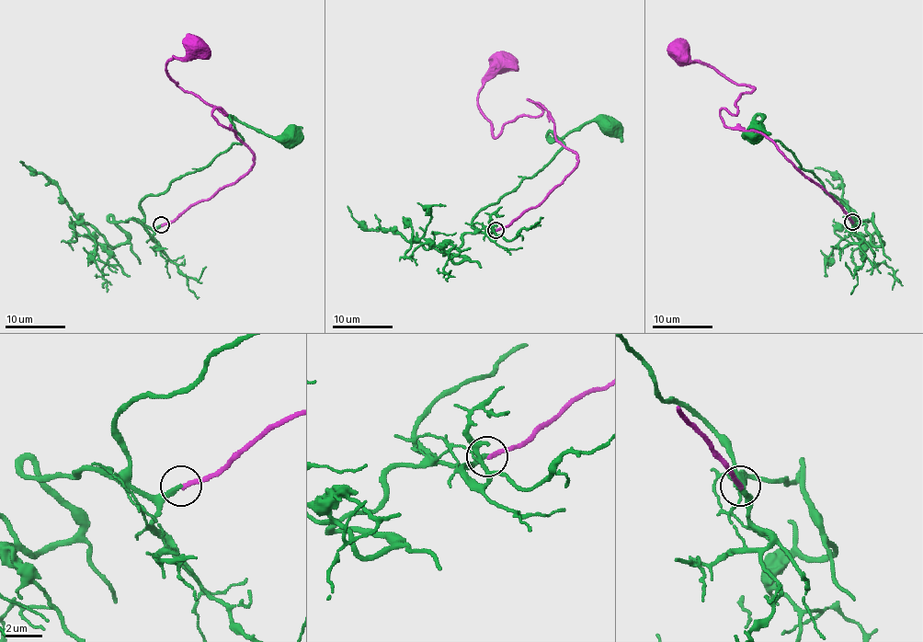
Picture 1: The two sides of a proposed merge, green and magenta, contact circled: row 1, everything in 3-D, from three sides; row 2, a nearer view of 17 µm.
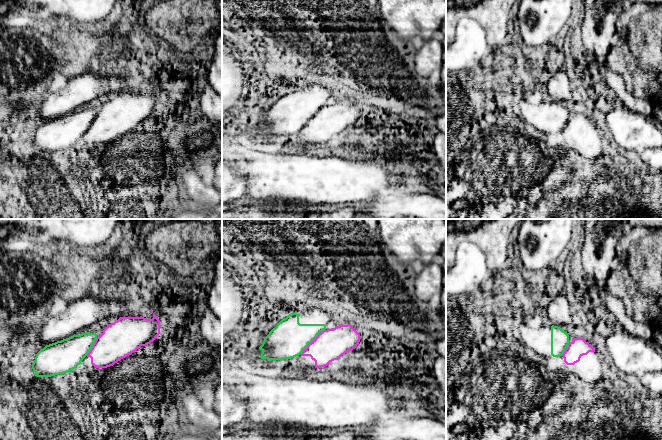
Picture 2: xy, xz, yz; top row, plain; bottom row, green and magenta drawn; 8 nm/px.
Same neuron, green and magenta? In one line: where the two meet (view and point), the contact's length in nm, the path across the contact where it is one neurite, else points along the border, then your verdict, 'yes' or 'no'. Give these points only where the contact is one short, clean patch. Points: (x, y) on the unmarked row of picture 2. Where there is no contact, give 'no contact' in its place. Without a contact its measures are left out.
xz (312, 116) | 300 nm | along xz (325, 104), (300, 129) | no

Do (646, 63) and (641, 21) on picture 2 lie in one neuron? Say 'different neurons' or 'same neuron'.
same neuron

